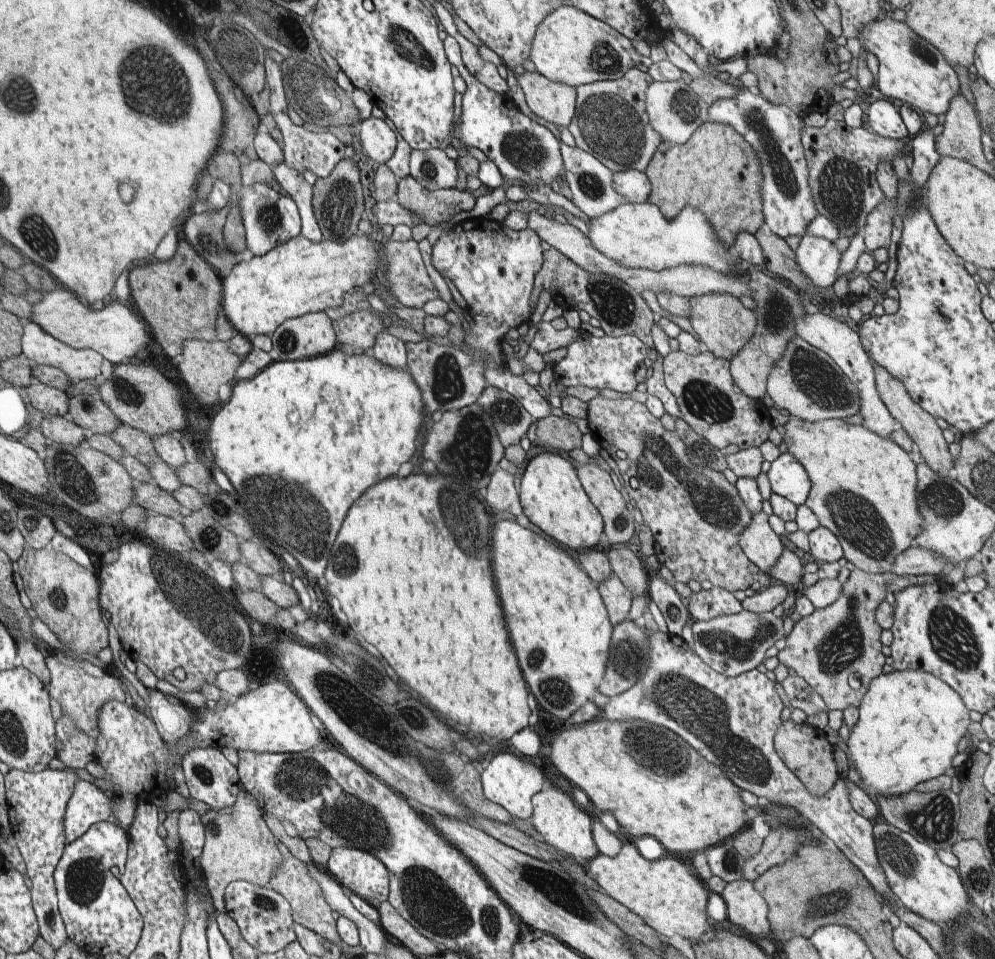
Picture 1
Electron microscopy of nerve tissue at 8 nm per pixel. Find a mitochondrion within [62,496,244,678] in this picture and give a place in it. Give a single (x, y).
(210, 538)

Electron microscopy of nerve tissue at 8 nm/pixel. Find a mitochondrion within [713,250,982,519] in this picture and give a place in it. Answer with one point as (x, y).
(813, 377)

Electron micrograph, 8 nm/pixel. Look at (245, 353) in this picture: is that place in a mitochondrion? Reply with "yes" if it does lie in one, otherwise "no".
no

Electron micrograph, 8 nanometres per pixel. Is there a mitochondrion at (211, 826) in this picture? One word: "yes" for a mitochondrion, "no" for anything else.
no

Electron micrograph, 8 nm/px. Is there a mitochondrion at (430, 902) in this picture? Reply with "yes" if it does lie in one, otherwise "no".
yes

